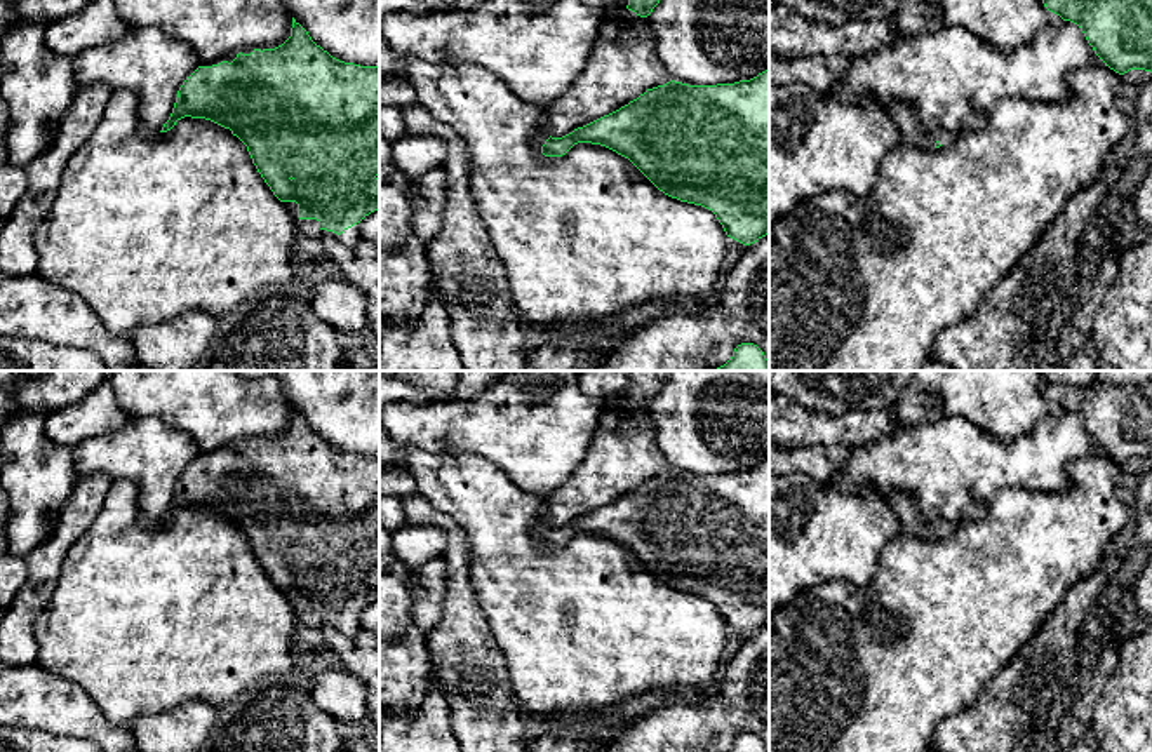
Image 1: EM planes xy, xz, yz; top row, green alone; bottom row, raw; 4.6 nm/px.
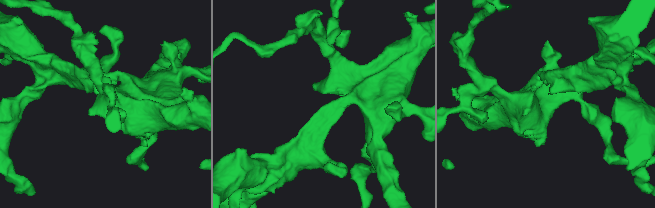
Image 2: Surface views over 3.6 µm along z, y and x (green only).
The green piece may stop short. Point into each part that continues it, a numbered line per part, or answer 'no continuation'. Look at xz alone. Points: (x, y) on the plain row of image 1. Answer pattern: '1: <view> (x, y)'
1: xz (543, 523)

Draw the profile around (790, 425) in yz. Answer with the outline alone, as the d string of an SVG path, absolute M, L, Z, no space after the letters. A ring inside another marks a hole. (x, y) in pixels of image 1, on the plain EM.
M769 393L769 442L781 449L806 446L853 447L905 428L891 409L828 414L813 411L778 393Z

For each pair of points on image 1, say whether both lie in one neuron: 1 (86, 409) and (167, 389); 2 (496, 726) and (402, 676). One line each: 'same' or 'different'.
1: different
2: different

